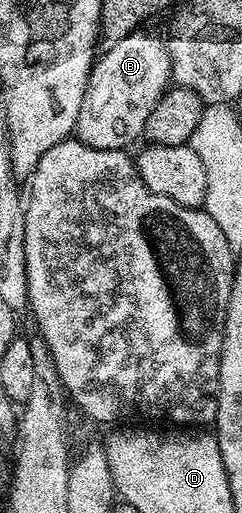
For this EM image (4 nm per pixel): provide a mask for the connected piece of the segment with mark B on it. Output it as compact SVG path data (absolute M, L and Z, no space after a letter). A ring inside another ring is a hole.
M127 34L121 42L113 42L108 51L97 57L88 87L82 96L75 137L95 150L124 150L143 135L146 120L154 112L154 104L172 82L172 55L169 47L152 34Z

